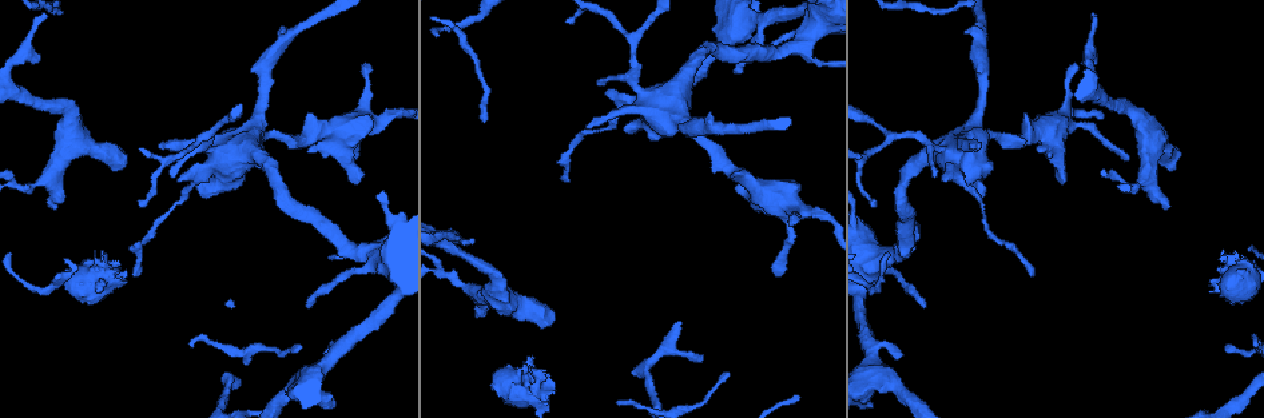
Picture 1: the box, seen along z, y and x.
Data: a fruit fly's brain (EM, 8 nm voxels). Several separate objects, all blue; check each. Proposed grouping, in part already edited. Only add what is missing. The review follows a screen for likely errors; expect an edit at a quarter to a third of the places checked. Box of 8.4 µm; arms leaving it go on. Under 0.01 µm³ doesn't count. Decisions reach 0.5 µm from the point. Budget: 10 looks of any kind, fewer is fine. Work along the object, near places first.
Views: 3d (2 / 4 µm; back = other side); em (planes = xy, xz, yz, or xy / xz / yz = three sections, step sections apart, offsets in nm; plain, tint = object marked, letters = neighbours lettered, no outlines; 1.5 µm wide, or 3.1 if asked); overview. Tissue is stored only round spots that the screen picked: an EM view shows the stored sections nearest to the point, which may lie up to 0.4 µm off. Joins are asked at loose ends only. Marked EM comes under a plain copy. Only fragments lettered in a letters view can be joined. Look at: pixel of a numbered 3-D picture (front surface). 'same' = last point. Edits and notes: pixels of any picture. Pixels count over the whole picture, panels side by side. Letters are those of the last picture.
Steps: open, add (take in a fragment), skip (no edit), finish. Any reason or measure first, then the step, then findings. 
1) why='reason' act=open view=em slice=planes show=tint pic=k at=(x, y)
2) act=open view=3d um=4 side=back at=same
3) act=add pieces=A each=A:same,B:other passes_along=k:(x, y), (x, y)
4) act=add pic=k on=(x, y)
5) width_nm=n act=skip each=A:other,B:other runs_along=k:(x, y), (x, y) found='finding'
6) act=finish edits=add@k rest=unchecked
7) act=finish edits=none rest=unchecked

why='an open end' act=open view=3d um=4 pic=1 at=(789, 224)

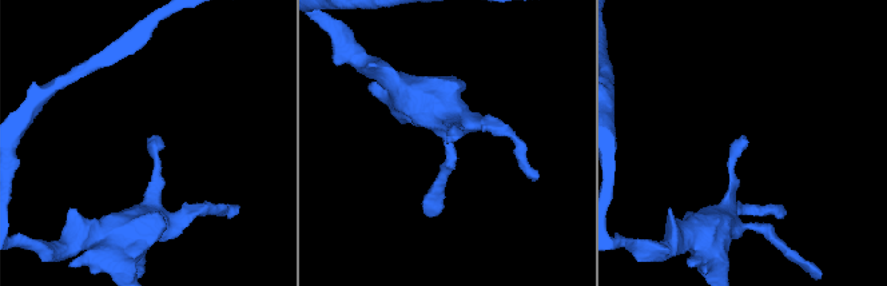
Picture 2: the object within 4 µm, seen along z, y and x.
why='shape alone is not enough' act=open view=em slice=planes show=tint pic=2 at=(741, 139)

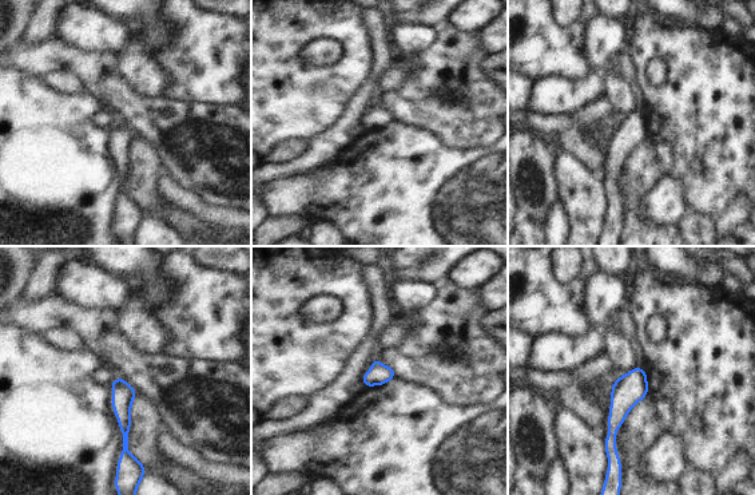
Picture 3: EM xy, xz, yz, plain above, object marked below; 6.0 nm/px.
act=open view=em slice=planes show=letters at=same

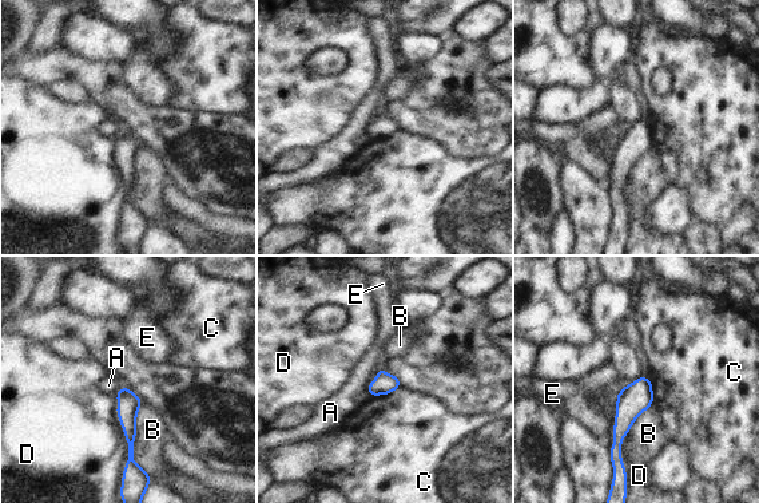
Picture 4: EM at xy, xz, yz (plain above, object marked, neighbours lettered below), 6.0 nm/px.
width_nm=130 act=skip each=A:other,B:other,C:other,D:other,E:other found='no lettered fragment goes on from it'

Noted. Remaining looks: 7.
why='thin end' act=open view=em slice=yz step=8 show=letters pic=1 at=(779, 276)

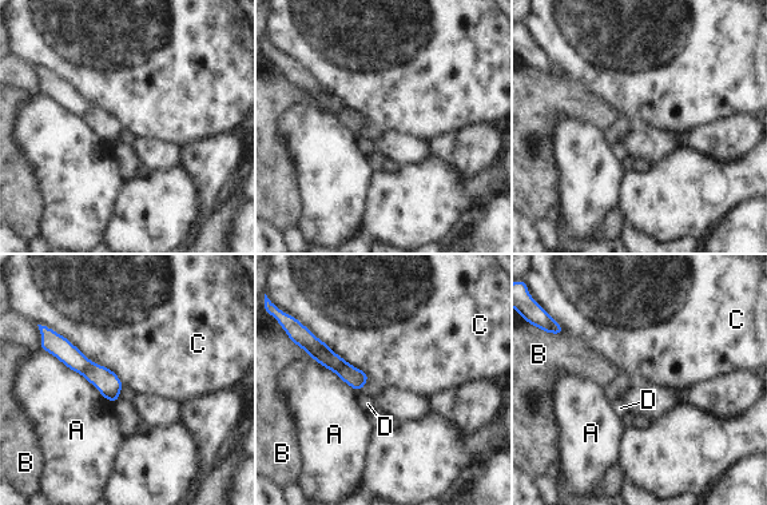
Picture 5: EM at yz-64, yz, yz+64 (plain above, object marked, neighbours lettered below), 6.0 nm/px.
act=open view=em slice=planes show=letters at=same

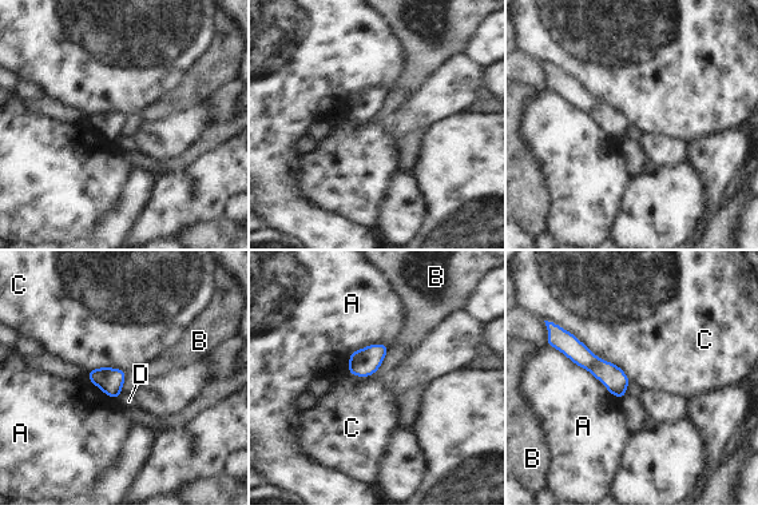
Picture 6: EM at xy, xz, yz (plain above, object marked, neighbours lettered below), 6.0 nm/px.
width_nm=150 act=skip each=A:other,B:other,C:other,D:other border=6:(559, 323), (630, 380) found='no lettered fragment goes on from it'

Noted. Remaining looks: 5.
why='an open end' act=open view=3d um=4 pic=1 at=(142, 207)

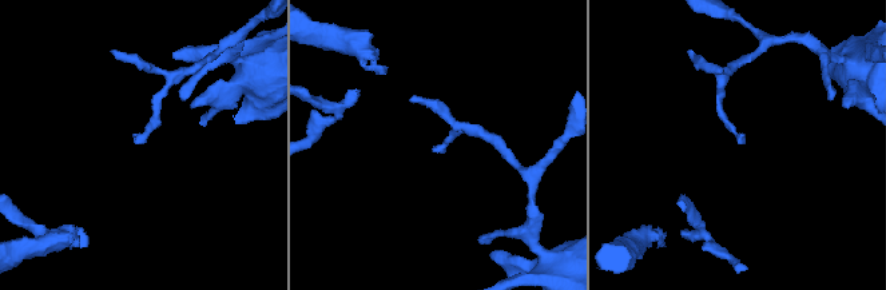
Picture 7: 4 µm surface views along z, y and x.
act=open view=em slice=planes show=letters pic=7 at=(737, 141)

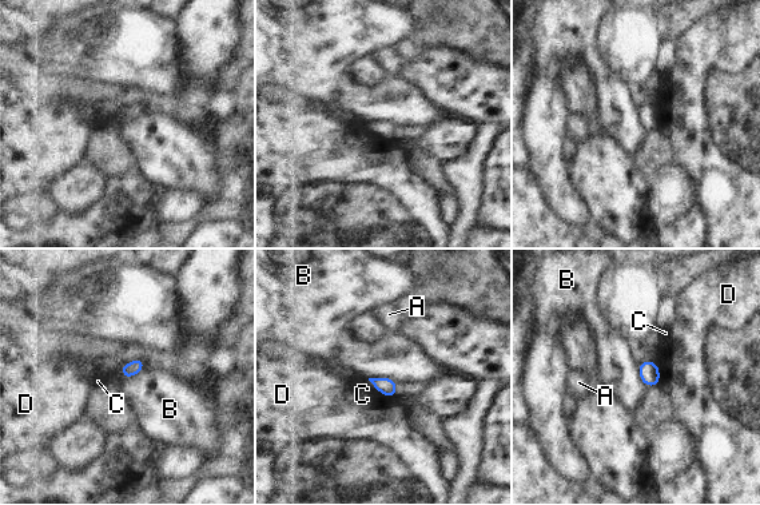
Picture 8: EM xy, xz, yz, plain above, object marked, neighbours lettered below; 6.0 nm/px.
longest_contact=B:190nm act=skip each=A:other,B:other,C:other,D:other found='none of them fits'

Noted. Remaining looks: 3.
why='an open end' act=open view=em slice=planes show=tint pic=1 at=(1226, 347)

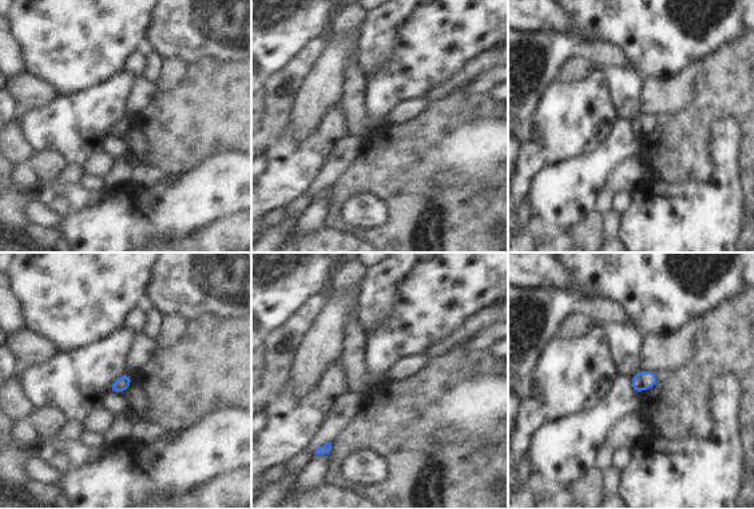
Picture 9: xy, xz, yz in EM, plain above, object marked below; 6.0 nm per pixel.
why='what lies round it' act=open view=em slice=planes show=letters at=same

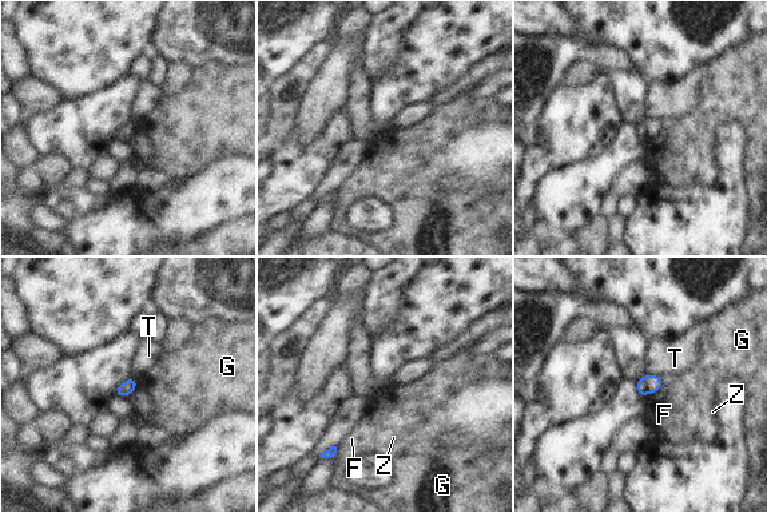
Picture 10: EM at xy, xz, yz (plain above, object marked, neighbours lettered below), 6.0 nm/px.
act=skip each=F:other,G:other,T:other,Z:other border=10:(663, 386), (643, 397) found='no lettered fragment goes on from it'

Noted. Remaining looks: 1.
act=finish edits=none rest=unchecked

